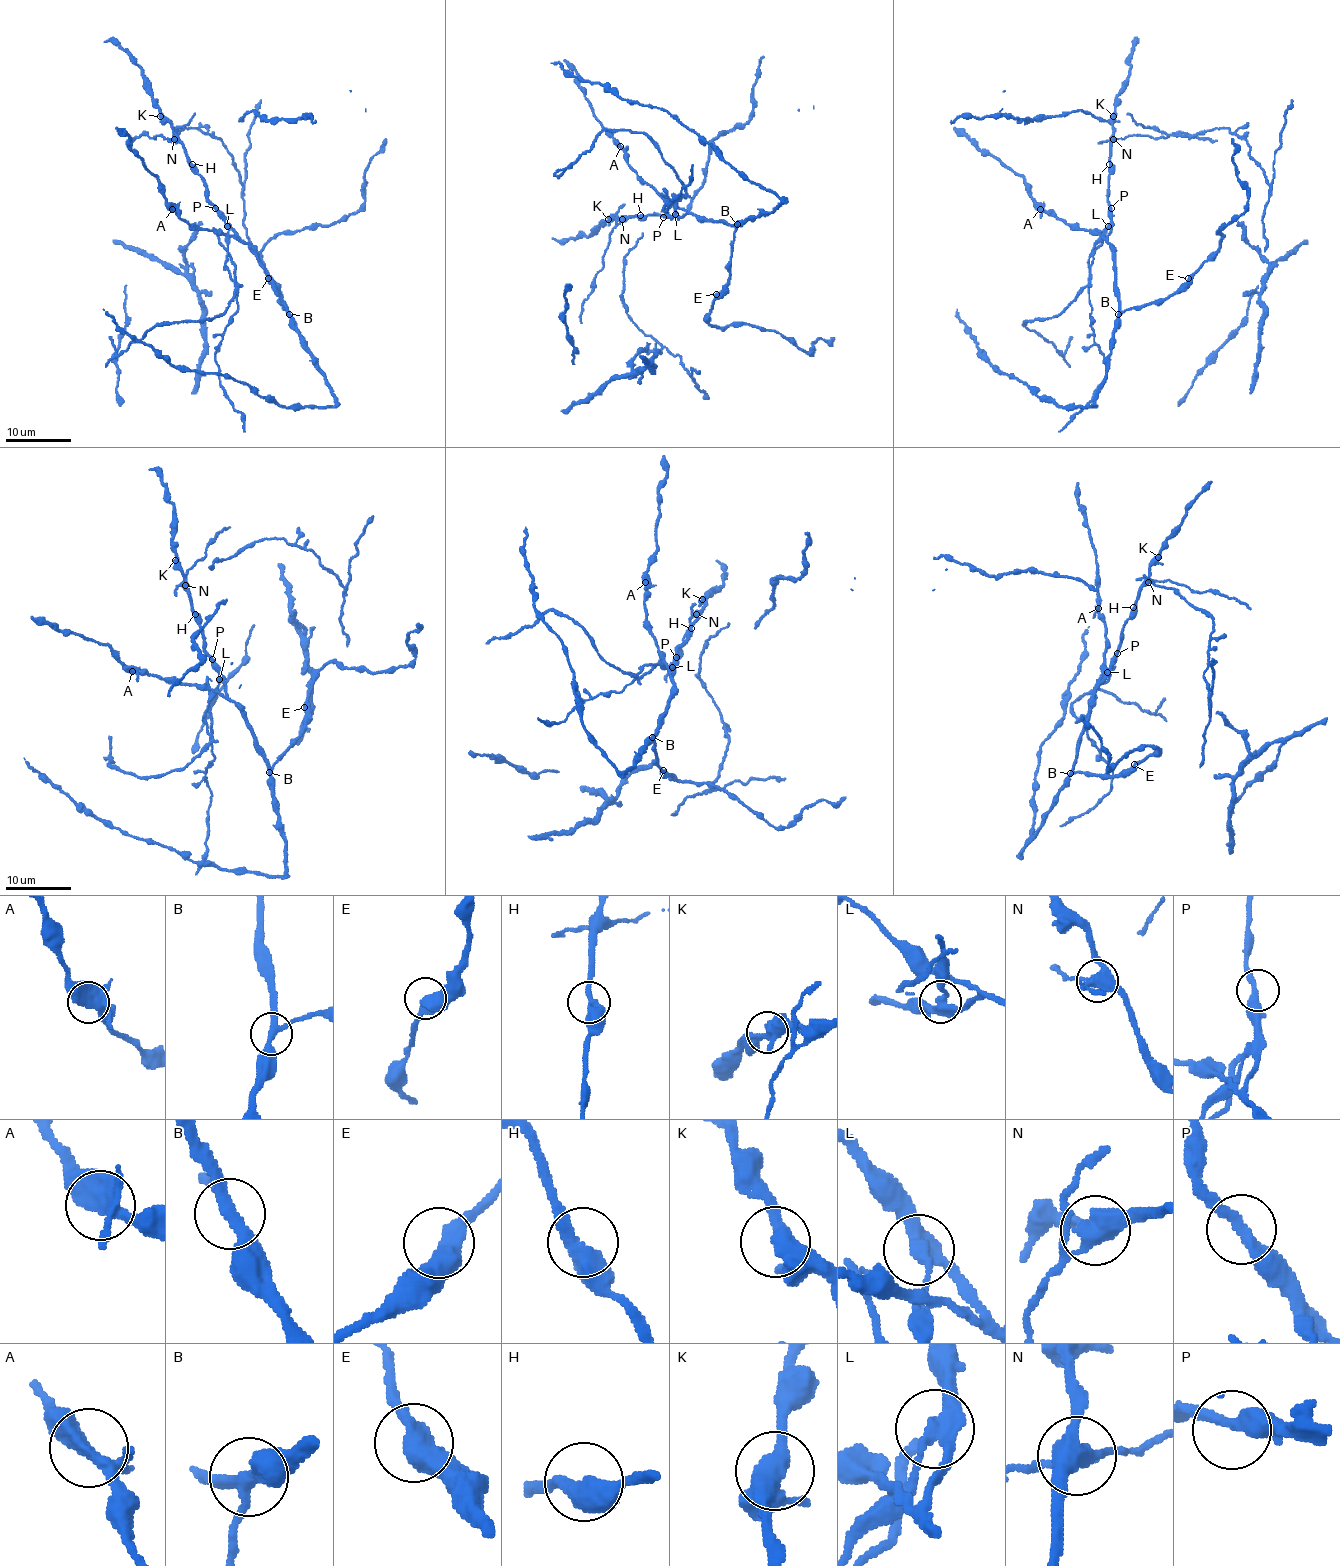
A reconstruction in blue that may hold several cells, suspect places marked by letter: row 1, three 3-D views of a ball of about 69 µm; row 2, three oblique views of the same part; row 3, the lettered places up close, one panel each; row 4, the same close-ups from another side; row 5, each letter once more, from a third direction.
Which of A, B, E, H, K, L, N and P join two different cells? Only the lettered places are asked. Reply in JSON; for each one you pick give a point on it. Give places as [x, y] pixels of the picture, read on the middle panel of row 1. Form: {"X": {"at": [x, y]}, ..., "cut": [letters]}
{"L": {"at": [675, 214]}, "N": {"at": [622, 219]}, "cut": ["L", "N"]}

